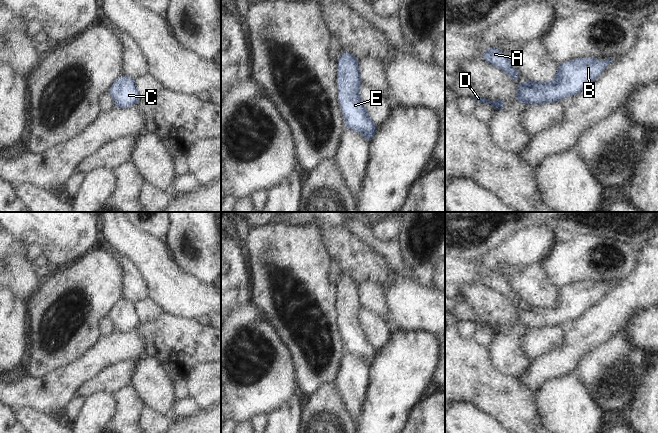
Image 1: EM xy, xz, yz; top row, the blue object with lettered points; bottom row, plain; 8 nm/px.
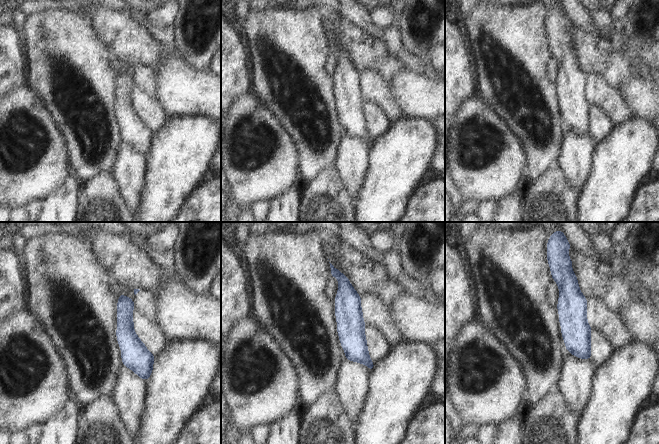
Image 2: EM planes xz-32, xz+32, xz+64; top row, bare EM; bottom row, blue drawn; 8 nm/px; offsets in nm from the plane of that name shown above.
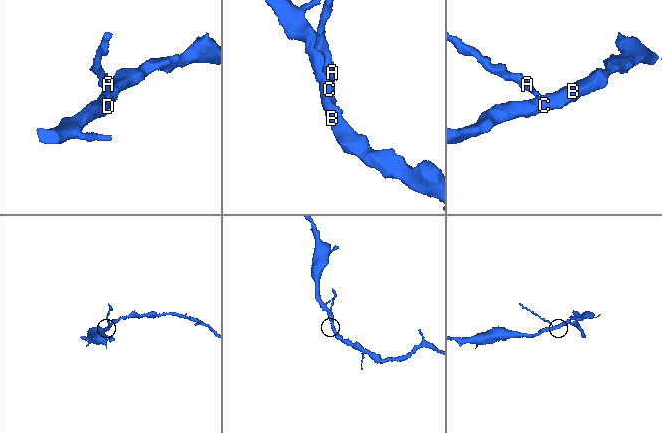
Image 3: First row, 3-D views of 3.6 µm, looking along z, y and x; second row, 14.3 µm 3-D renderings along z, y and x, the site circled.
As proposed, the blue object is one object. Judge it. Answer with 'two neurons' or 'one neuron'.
two neurons

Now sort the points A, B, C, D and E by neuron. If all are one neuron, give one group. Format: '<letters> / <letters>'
A / B C D E

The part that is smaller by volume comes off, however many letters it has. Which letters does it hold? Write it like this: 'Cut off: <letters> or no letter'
Cut off: A

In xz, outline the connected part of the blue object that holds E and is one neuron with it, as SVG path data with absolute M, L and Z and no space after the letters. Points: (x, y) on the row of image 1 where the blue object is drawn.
M343 50L338 59L339 103L345 116L347 129L360 133L367 142L374 139L377 126L370 118L361 96L362 79L359 75L359 60Z

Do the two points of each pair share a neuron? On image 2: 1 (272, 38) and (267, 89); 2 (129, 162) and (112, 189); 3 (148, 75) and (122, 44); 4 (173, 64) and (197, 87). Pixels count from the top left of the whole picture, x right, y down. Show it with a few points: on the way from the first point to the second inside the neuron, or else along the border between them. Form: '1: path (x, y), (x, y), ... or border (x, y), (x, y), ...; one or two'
1: path (272, 51), (272, 76); one
2: border (111, 172), (128, 202); two
3: border (140, 65), (152, 68); two
4: path (179, 70), (191, 82); one

